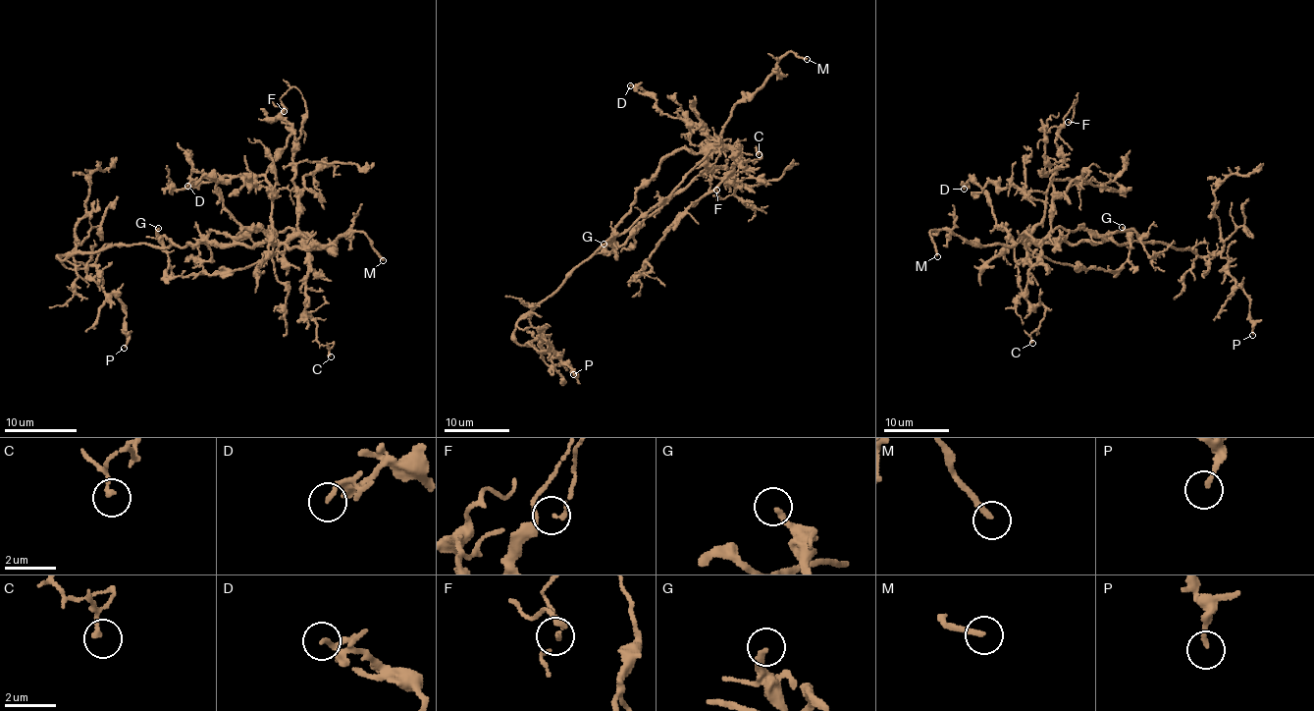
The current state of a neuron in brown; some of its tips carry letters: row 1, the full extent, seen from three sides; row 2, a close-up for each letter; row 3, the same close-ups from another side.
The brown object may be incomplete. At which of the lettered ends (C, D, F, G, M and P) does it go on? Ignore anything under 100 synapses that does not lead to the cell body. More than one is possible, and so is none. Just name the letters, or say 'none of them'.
M

